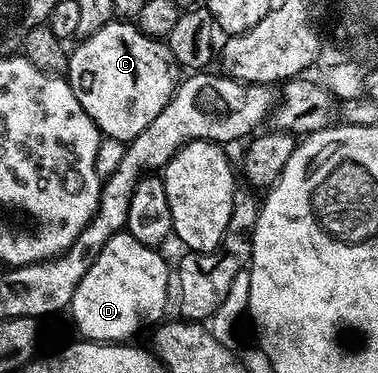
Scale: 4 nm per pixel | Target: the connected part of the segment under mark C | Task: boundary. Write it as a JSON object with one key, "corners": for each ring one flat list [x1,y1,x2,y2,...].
{"corners":[[110,20,70,49,65,79,71,84,81,110,93,118,100,133,130,142,165,110,177,87,177,65,162,39,147,37,134,23]]}

